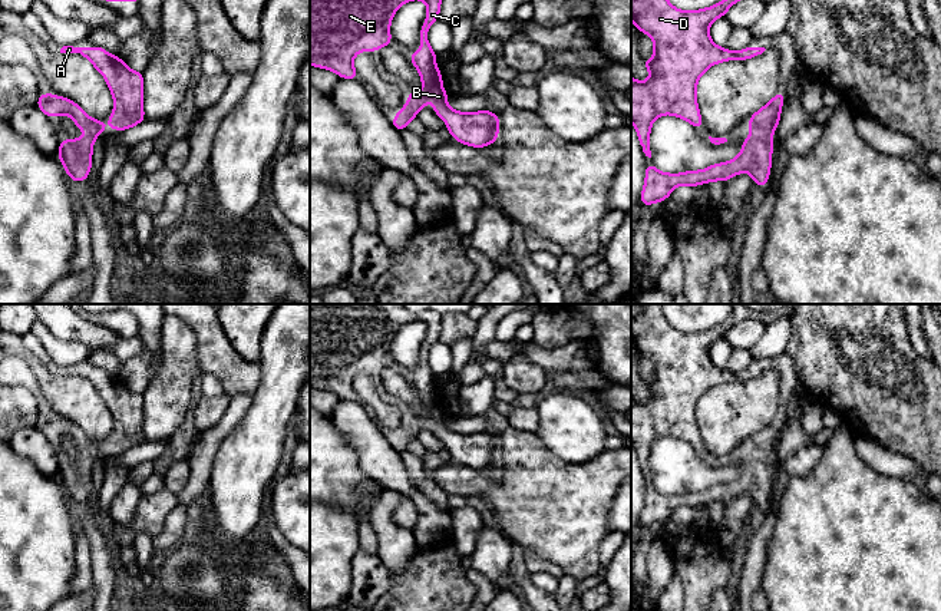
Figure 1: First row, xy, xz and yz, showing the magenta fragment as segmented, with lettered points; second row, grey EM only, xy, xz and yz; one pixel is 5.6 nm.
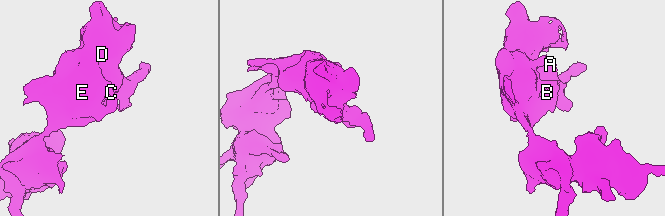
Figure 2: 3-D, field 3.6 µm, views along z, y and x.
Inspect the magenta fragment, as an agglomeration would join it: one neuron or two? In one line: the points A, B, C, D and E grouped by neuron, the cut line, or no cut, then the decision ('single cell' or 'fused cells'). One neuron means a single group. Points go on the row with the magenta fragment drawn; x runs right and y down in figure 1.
groups A B C D E; cut none; single cell

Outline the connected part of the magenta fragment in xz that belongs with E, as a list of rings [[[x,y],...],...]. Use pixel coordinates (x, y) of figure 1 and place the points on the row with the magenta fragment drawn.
[[[310,0],[310,65],[357,80],[354,56],[389,46],[396,10],[412,0]]]

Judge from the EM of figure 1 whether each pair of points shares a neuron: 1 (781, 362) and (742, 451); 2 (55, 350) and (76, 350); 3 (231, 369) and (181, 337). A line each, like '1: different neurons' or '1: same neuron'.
1: same neuron
2: same neuron
3: different neurons

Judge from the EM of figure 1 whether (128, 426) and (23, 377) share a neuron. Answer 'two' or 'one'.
one

